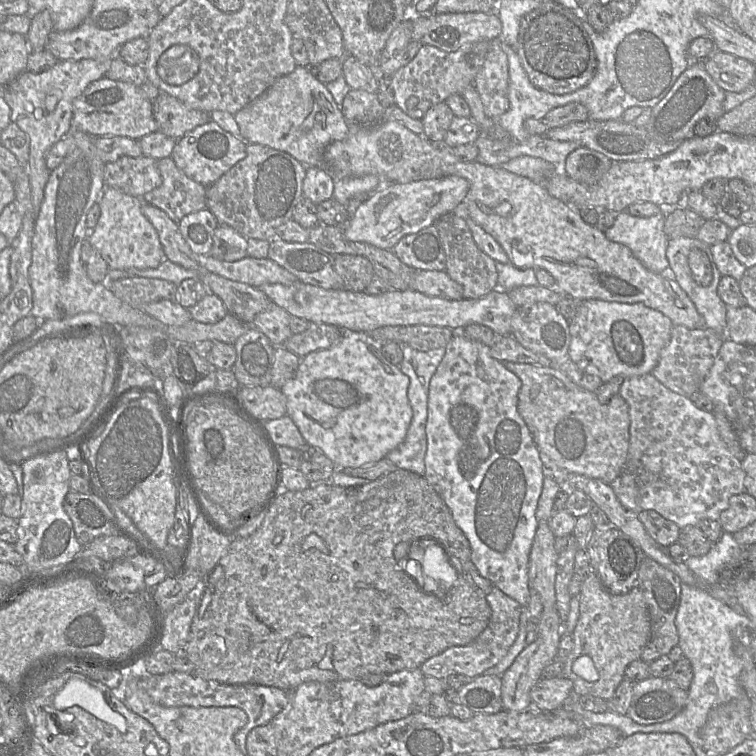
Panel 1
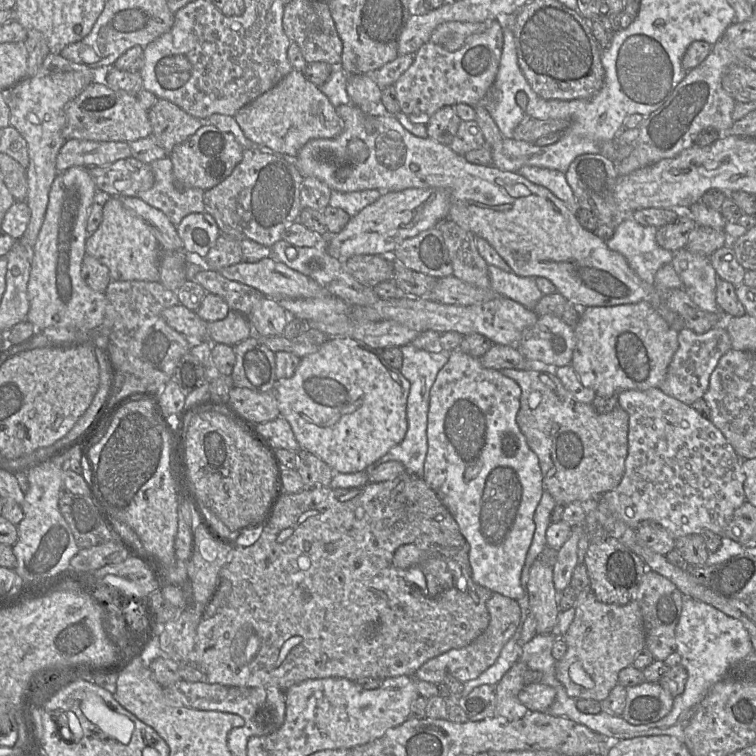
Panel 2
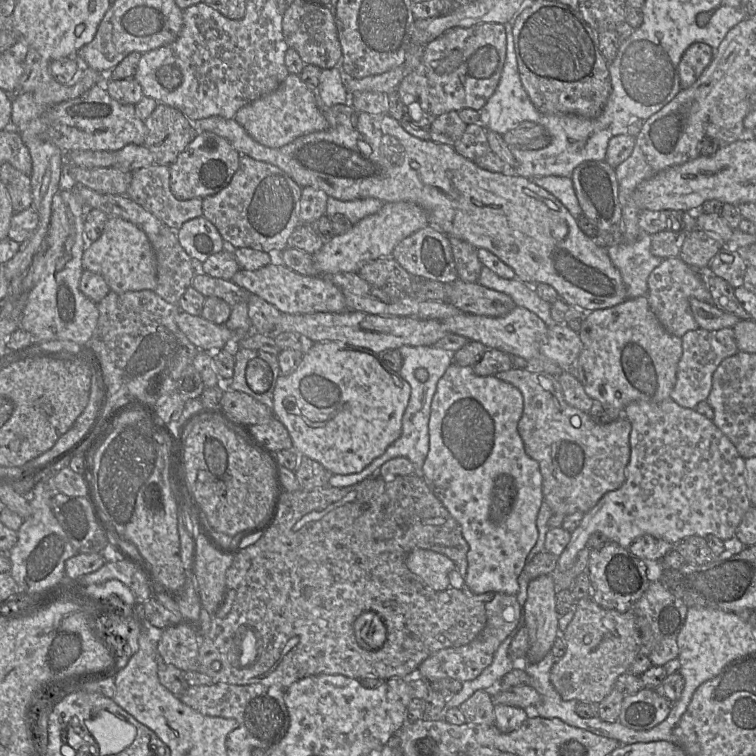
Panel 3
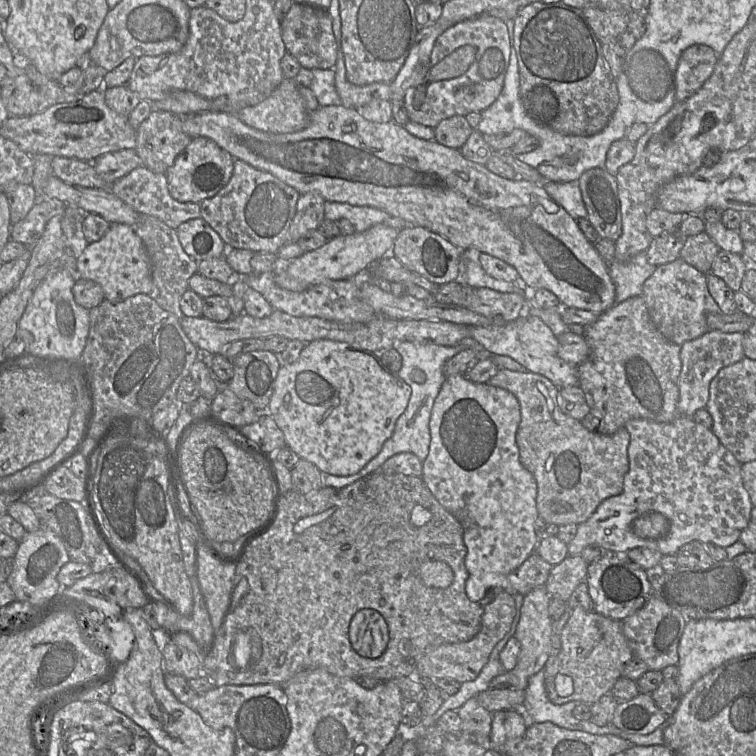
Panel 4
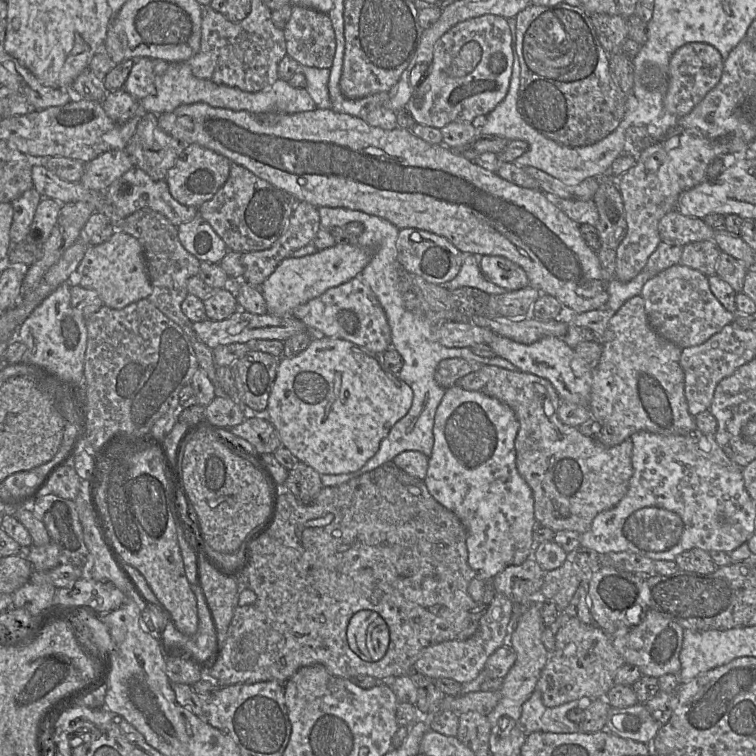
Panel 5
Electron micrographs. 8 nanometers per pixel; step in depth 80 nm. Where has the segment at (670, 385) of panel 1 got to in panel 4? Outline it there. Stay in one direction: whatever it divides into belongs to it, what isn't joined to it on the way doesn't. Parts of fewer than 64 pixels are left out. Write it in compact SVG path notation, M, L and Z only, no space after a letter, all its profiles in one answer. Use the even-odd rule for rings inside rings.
M708 330L702 336L686 341L681 345L681 372L679 375L678 400L680 414L691 417L698 409L706 407L709 400L709 388L712 379L722 368L730 366L745 357L743 338L743 332Z

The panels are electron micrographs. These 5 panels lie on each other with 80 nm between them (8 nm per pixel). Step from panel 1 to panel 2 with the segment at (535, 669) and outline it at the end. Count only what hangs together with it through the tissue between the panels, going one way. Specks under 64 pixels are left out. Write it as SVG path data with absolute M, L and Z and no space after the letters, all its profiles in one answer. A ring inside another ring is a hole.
M518 660L513 666L506 672L500 682L494 686L496 695L495 713L497 716L506 718L513 721L524 717L530 710L524 706L518 699L519 691L524 687L523 675L528 669L526 663Z

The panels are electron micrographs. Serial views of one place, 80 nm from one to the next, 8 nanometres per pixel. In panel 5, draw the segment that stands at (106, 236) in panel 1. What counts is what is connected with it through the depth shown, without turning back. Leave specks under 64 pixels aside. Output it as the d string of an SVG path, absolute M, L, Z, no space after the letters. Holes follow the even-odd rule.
M117 229L106 242L88 246L77 270L68 279L72 285L77 284L95 290L103 305L117 310L148 298L152 293L142 246L136 238L121 229ZM74 275L75 279L73 279Z

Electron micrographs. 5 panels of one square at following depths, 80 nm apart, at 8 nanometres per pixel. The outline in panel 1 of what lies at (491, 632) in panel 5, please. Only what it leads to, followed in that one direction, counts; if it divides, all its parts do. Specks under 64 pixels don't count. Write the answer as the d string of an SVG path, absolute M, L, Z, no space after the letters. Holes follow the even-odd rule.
M495 586L487 595L486 599L491 607L492 615L485 630L471 643L465 646L450 647L440 654L426 660L420 666L420 670L424 677L444 679L451 674L476 677L498 664L507 654L519 632L522 606Z

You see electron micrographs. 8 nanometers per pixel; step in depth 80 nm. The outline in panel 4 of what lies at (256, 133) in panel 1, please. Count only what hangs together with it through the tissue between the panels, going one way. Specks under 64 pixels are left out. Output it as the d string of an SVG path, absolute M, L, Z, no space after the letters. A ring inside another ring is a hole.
M284 78L266 99L241 108L236 115L252 128L276 134L299 131L309 120L309 112L293 78Z

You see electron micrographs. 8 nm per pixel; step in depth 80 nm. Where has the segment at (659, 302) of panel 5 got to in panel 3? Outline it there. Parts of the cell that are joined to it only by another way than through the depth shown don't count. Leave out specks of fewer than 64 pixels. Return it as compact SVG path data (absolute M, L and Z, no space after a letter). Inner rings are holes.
M681 257L664 259L649 275L647 298L650 308L662 326L671 334L682 338L688 331L699 328L695 321L690 299L696 298L702 302L711 302L711 293L707 287L702 272L685 263Z

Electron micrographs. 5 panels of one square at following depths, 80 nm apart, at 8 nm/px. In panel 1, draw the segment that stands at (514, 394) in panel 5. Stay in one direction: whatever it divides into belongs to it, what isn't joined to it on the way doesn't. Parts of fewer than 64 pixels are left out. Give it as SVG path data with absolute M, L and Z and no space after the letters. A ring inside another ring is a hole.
M503 362L521 381L518 412L526 423L540 452L544 477L551 476L561 489L569 490L569 474L599 479L611 485L623 472L629 449L629 407L622 396L615 394L608 403L599 402L595 392L576 385L557 366L537 366L526 363Z

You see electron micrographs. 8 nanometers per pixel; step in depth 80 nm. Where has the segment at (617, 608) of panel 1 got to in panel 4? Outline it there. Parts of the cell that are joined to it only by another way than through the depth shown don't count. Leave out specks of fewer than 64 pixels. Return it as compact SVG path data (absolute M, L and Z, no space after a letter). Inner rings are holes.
M574 608L572 616L561 630L560 638L560 652L550 657L544 666L547 696L556 705L570 701L594 704L611 692L625 665L633 657L623 633L622 621L605 617L594 610Z

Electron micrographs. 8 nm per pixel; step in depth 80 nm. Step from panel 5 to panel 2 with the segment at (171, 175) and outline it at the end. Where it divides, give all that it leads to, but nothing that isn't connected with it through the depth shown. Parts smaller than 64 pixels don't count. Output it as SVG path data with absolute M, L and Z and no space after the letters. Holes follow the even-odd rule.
M206 122L193 135L176 145L169 154L178 188L193 187L205 191L216 186L226 179L242 160L243 151L231 133L222 132Z

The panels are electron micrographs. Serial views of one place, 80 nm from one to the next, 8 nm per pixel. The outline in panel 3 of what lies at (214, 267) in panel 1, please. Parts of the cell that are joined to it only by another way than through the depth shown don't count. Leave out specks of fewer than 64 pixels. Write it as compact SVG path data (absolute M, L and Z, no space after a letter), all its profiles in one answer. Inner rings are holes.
M278 259L257 270L239 269L232 277L232 282L256 294L274 305L281 313L308 314L315 312L340 313L346 311L345 297L342 291L328 277L306 276L285 266Z

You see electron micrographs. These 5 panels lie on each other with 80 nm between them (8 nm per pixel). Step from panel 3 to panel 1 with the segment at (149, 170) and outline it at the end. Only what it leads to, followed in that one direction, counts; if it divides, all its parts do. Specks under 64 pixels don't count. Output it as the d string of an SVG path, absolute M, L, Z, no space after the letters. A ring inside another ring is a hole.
M171 157L158 160L157 167L162 184L143 195L143 203L164 211L177 224L184 216L206 208L207 187L188 178Z

